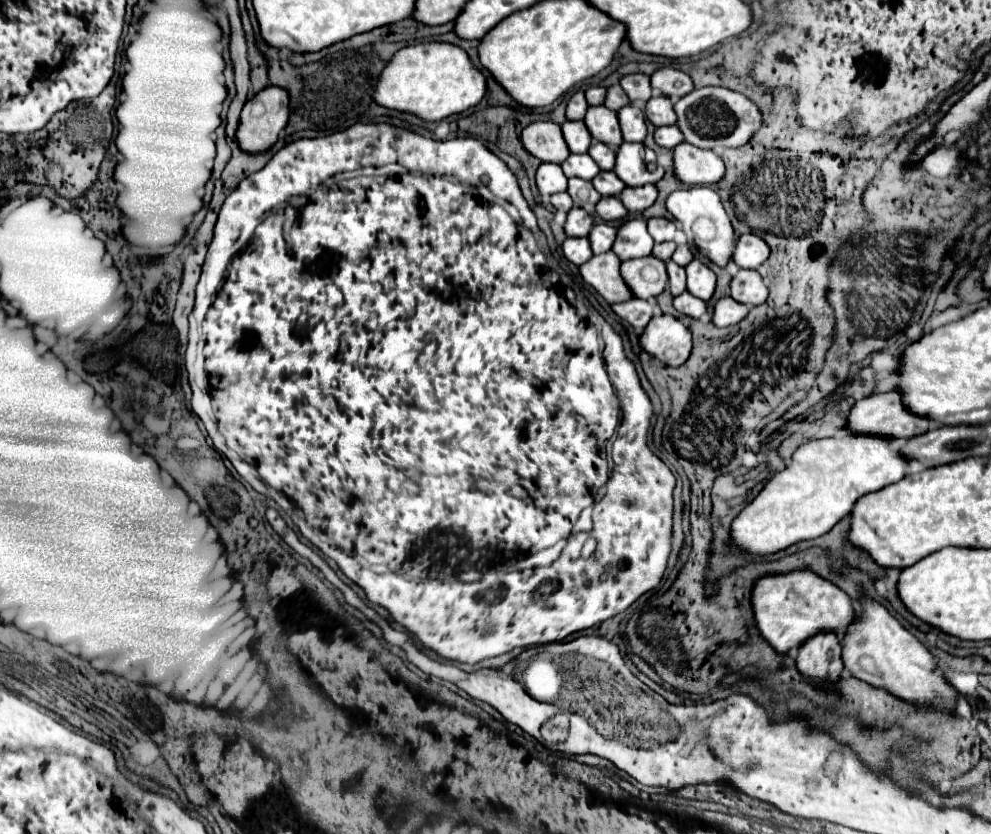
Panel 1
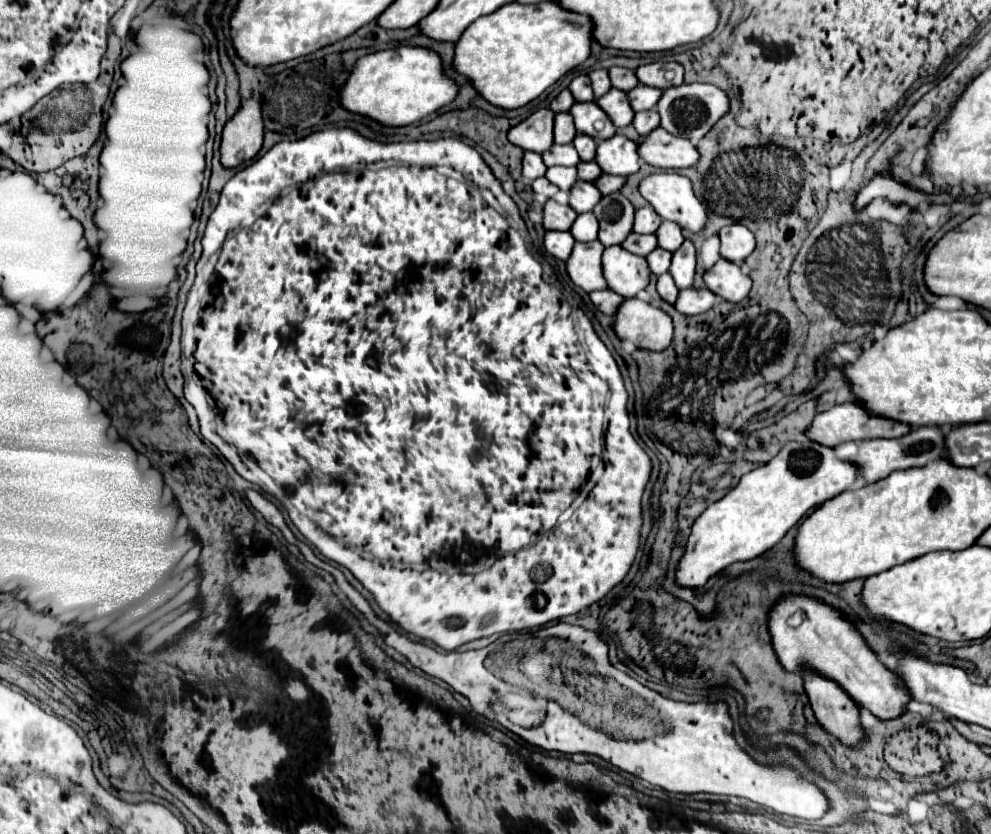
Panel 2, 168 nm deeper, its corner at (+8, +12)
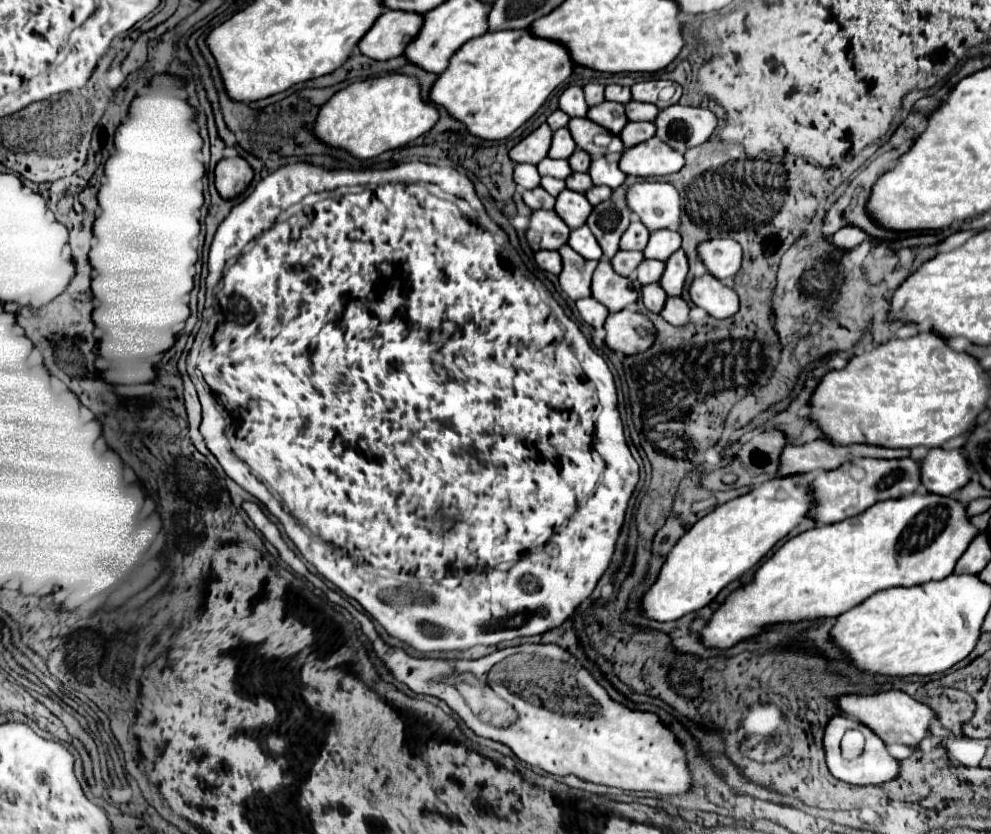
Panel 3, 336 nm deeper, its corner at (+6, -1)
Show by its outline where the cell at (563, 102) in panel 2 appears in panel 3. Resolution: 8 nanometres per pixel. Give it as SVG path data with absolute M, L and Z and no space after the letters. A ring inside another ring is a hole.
M556 110L556 112L552 112L550 116L548 116L548 126L552 128L552 130L558 130L558 128L564 128L566 124L568 124L568 120L570 120L570 116L568 114L564 114L562 110Z

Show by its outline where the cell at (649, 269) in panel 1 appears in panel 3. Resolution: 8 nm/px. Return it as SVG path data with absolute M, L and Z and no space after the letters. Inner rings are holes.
M606 258L598 262L598 268L594 270L594 276L592 276L590 290L592 290L592 296L600 304L604 304L610 312L618 312L638 300L638 292L632 286L632 282L624 276L618 276Z

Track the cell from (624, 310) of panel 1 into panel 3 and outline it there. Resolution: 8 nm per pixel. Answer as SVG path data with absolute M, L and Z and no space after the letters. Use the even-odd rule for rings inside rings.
M582 298L582 300L576 300L576 308L580 312L580 318L590 324L592 328L602 328L604 326L604 320L608 318L608 310L598 304L594 298Z

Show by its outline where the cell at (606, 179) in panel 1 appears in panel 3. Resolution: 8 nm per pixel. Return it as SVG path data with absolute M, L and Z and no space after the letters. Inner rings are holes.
M570 174L570 178L564 180L566 182L566 188L568 190L574 190L574 192L584 192L588 188L592 188L592 180L590 180L590 174Z

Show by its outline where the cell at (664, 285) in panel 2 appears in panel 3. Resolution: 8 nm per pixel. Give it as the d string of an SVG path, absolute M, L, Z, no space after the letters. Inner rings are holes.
M650 284L650 286L640 288L640 298L650 312L660 312L666 300L666 292L658 284Z

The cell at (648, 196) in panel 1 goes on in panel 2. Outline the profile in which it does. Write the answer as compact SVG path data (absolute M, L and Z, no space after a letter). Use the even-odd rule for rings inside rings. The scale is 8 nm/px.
M600 175L598 181L594 181L594 185L600 189L602 195L608 193L616 193L622 191L622 187L626 185L626 177L616 177L616 175Z

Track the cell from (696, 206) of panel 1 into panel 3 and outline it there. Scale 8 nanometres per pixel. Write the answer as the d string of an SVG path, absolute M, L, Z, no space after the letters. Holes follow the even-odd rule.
M636 182L626 190L626 204L648 230L680 224L680 196L672 184Z

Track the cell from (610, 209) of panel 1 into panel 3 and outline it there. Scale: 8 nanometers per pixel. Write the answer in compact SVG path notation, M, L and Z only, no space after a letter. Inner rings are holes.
M562 190L562 194L556 196L554 212L566 222L566 226L570 226L574 230L574 228L580 228L586 224L586 218L592 212L592 206L584 194L572 192L572 190Z

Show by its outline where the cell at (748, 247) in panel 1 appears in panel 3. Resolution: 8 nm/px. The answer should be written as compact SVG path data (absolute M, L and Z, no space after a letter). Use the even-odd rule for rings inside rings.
M724 238L724 240L704 240L696 248L698 258L704 262L706 270L718 278L726 280L732 278L742 264L742 248L738 242Z

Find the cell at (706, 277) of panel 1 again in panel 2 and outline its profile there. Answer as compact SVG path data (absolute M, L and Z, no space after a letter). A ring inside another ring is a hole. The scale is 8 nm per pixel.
M684 241L678 251L672 253L670 275L678 289L690 289L696 275L696 249L690 241Z

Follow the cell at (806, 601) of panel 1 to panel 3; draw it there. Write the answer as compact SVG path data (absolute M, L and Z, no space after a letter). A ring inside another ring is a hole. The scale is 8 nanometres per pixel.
M898 690L876 696L842 696L838 700L838 706L844 710L844 714L856 716L860 722L870 726L886 744L904 744L912 748L916 748L924 740L932 720L936 718L934 710L928 708L924 702L918 702Z

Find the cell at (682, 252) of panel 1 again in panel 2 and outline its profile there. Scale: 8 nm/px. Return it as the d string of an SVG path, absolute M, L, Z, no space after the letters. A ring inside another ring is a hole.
M662 221L662 225L656 231L656 237L658 237L658 247L662 247L666 251L672 251L672 253L684 243L680 227L672 221Z

